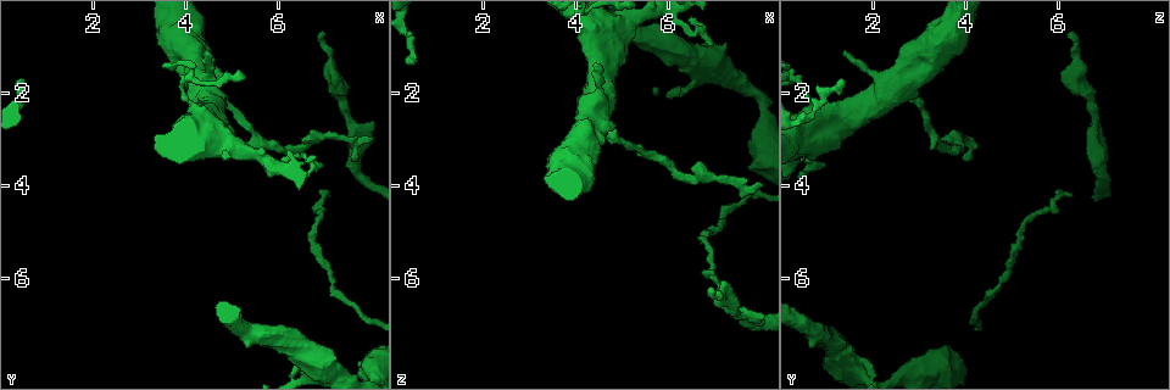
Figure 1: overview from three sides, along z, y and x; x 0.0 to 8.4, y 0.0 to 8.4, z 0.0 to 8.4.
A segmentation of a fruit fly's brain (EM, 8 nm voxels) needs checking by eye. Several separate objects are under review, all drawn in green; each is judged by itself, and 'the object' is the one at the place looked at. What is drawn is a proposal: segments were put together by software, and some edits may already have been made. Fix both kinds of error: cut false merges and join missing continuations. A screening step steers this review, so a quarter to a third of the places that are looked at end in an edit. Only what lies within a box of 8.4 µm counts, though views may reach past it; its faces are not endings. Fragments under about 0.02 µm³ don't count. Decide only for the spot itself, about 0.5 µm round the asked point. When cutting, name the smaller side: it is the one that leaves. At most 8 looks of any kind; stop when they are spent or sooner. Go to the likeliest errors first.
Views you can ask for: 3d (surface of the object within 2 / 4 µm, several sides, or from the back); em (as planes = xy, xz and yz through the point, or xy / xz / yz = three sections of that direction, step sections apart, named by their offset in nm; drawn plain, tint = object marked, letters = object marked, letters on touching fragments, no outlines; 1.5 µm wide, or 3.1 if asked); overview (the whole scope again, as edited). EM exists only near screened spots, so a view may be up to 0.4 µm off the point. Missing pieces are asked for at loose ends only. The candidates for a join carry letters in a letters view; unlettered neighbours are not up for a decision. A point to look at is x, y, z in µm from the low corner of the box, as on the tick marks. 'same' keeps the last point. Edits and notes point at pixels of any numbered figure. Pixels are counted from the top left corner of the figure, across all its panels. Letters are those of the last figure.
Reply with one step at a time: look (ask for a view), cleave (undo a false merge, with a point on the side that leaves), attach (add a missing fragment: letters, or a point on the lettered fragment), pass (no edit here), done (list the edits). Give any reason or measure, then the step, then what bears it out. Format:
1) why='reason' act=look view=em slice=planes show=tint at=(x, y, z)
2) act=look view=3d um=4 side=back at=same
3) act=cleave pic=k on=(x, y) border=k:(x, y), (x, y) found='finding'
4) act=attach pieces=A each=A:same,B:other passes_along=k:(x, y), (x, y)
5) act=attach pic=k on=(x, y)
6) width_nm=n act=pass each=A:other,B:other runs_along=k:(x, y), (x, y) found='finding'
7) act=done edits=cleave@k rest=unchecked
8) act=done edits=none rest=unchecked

why='free end' act=look view=3d um=2 at=(4.45, 1.10, 1.35)

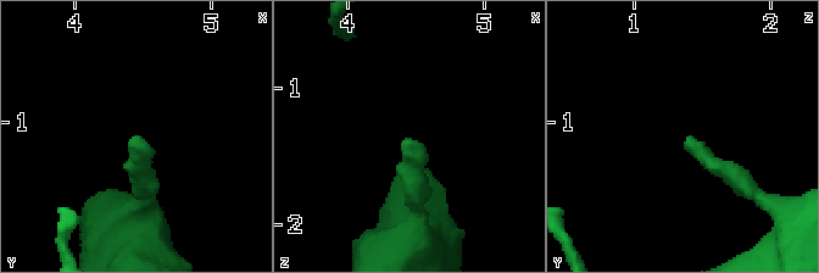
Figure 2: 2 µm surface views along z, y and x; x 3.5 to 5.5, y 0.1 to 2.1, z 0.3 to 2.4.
act=look view=em slice=planes show=letters at=(4.44, 1.12, 1.38)

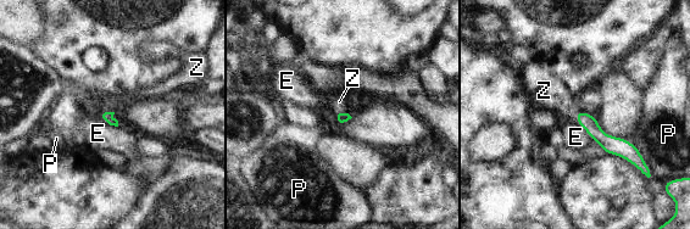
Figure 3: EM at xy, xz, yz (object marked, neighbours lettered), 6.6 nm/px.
longest_contact=P:240nm act=attach pieces=Z each=E:other,P:other,Z:same passes_along=3:(109, 117), (107, 112), (115, 104) found='the neuron continues'

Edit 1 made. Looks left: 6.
why='long arm stops here' act=look view=em slice=xy step=4 show=letters at=(6.95, 0.70, 6.25)

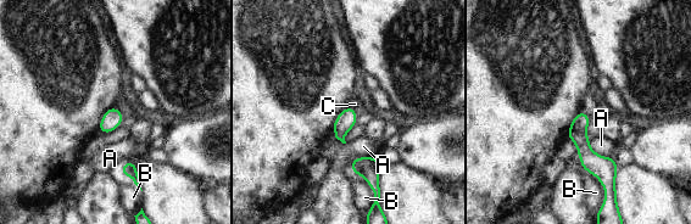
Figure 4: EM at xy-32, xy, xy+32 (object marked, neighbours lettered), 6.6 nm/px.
width_nm=110 act=pass each=A:other,B:other,C:other border=4:(580, 110), (590, 117) found='no lettered fragment goes on from it'

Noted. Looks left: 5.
act=done edits=attach@3 rest=unchecked

